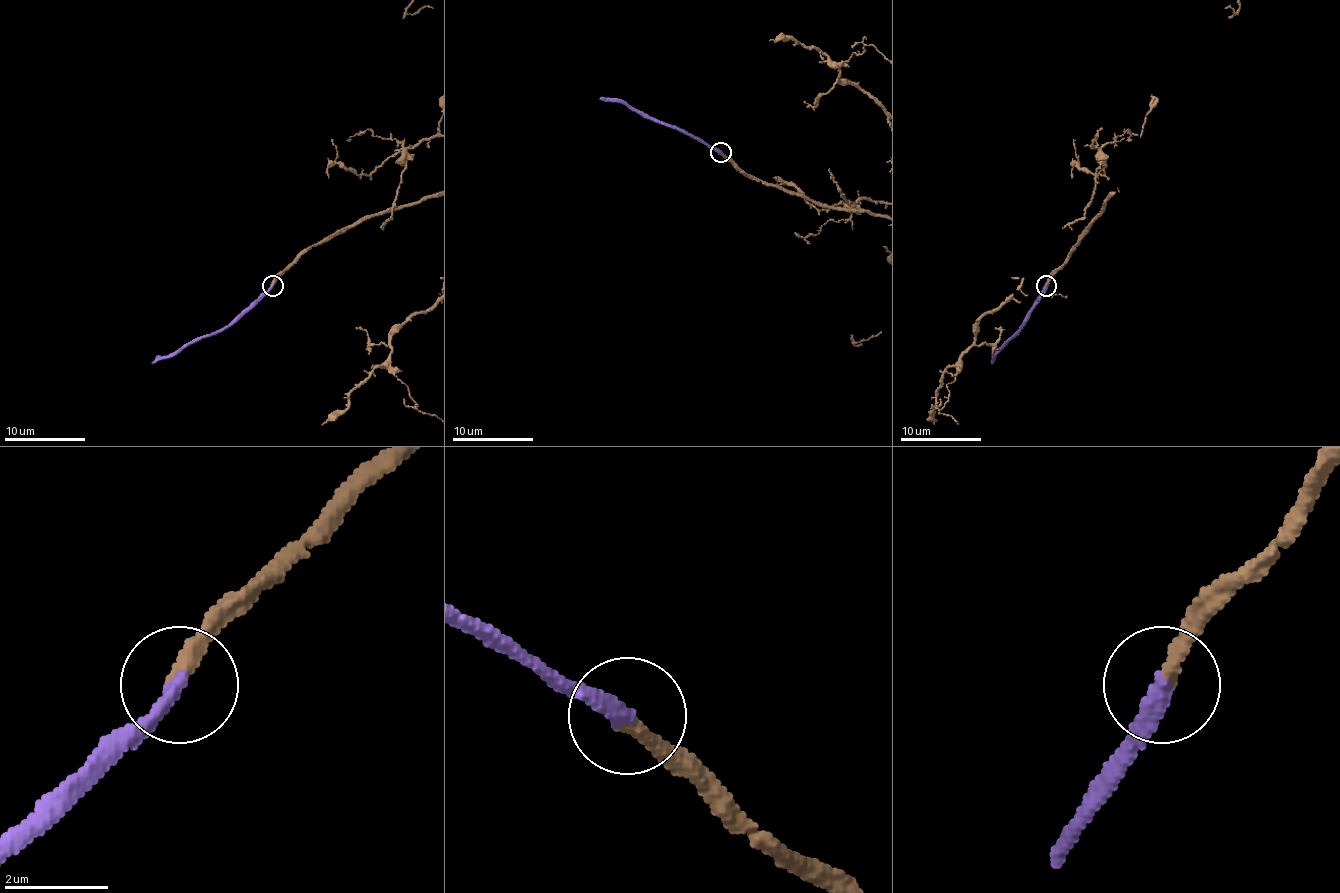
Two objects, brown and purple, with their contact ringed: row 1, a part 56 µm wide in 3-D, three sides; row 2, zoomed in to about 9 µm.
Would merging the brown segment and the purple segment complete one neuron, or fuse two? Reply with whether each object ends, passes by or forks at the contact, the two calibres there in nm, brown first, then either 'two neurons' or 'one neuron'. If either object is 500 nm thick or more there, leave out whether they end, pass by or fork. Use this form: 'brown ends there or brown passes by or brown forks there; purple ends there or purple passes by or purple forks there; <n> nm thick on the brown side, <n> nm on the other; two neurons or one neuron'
brown ends there; purple ends there; 320 nm thick on the brown side, 320 nm on the other; one neuron

